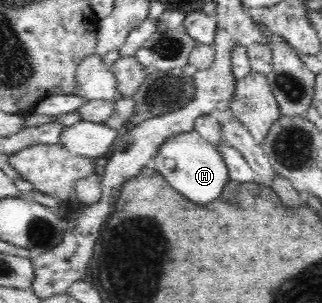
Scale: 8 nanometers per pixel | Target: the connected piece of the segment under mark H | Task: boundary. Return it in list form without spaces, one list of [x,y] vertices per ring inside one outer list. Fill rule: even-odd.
[[[195,129],[165,139],[153,159],[152,166],[181,195],[199,205],[207,205],[219,199],[225,185],[231,181],[229,169],[219,152],[219,147],[211,145]]]

